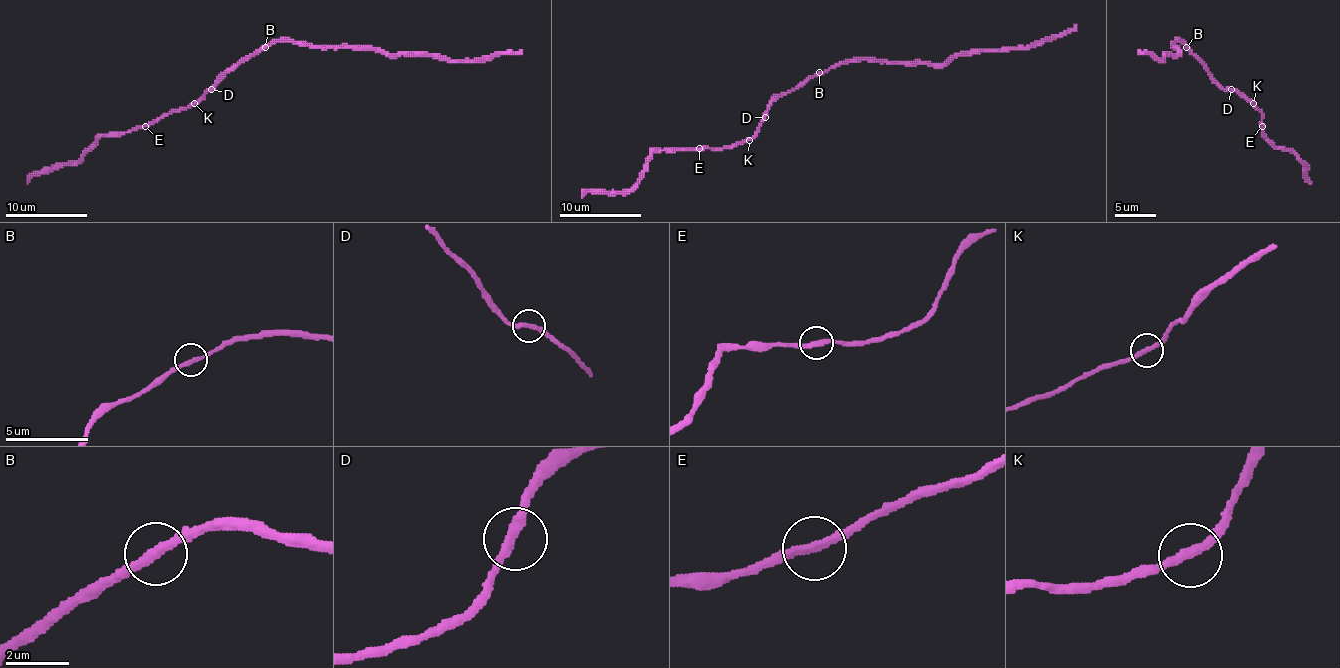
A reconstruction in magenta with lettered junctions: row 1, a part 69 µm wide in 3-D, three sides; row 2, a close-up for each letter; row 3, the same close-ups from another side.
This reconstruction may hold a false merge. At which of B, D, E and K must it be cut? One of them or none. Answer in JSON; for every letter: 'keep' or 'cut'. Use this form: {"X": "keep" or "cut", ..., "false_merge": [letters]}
{"B": "keep", "D": "keep", "E": "keep", "K": "keep", "false_merge": []}

